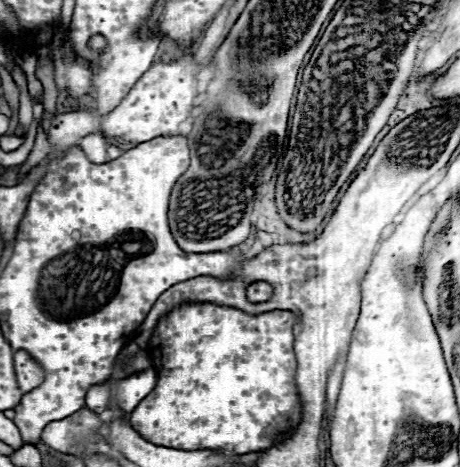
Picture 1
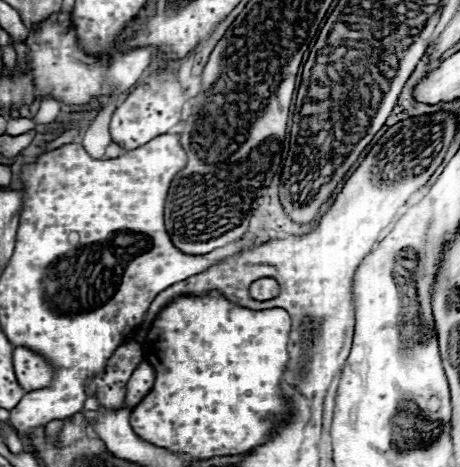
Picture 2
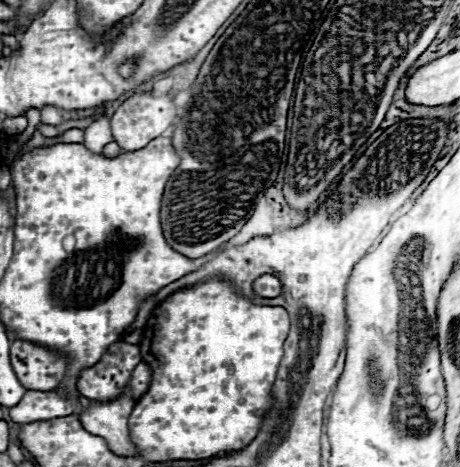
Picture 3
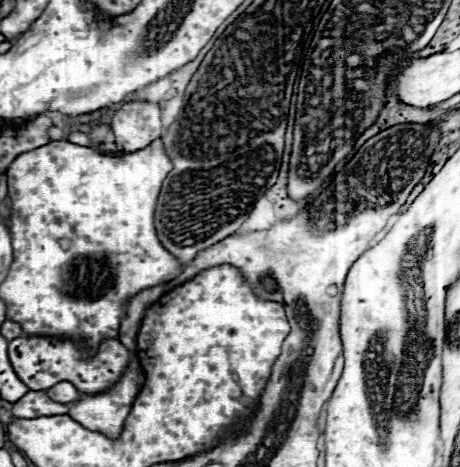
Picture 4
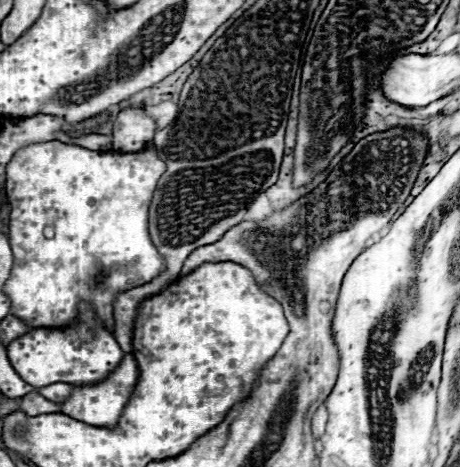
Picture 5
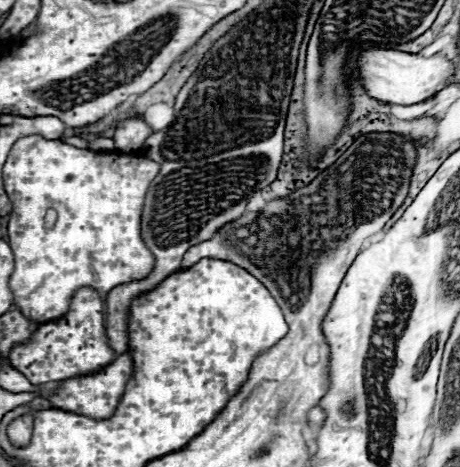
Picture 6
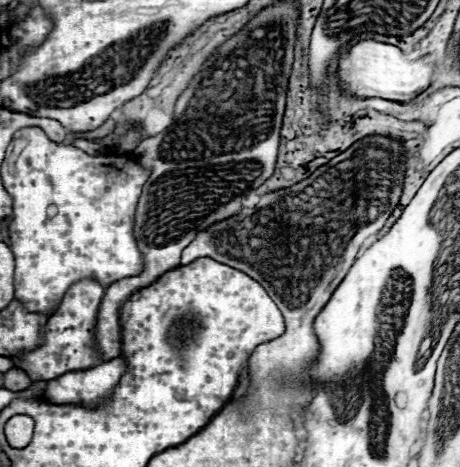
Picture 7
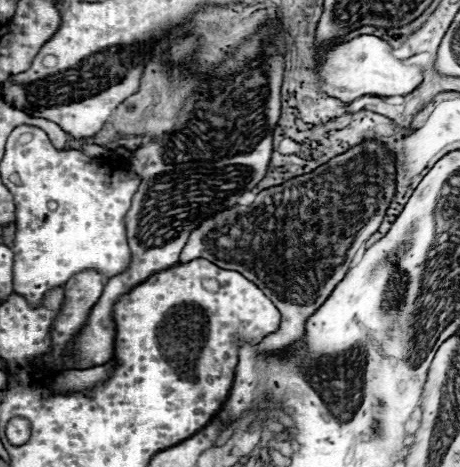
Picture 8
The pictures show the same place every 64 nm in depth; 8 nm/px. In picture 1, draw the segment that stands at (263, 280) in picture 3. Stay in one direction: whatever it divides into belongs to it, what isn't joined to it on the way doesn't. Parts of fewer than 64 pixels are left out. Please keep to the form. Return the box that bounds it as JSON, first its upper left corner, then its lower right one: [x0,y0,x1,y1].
[248,280,274,302]

